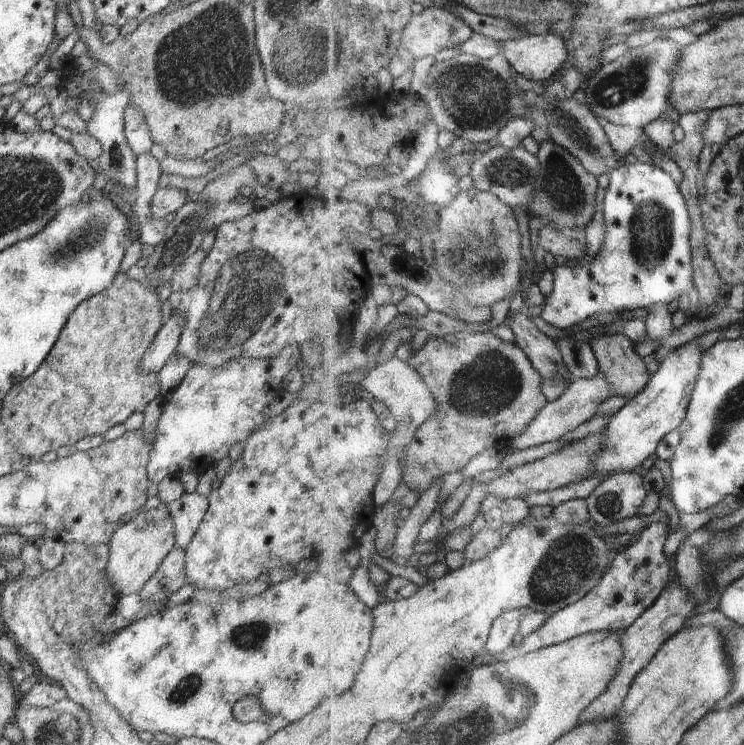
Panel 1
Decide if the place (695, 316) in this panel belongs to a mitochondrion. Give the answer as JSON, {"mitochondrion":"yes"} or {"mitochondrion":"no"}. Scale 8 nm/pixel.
{"mitochondrion":"no"}

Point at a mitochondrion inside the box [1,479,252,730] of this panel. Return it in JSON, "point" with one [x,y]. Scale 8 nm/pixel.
{"point":[189,686]}

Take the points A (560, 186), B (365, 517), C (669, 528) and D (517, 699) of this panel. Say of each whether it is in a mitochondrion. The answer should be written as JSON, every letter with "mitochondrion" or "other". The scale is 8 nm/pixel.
{"A":"mitochondrion","B":"other","C":"other","D":"mitochondrion"}

